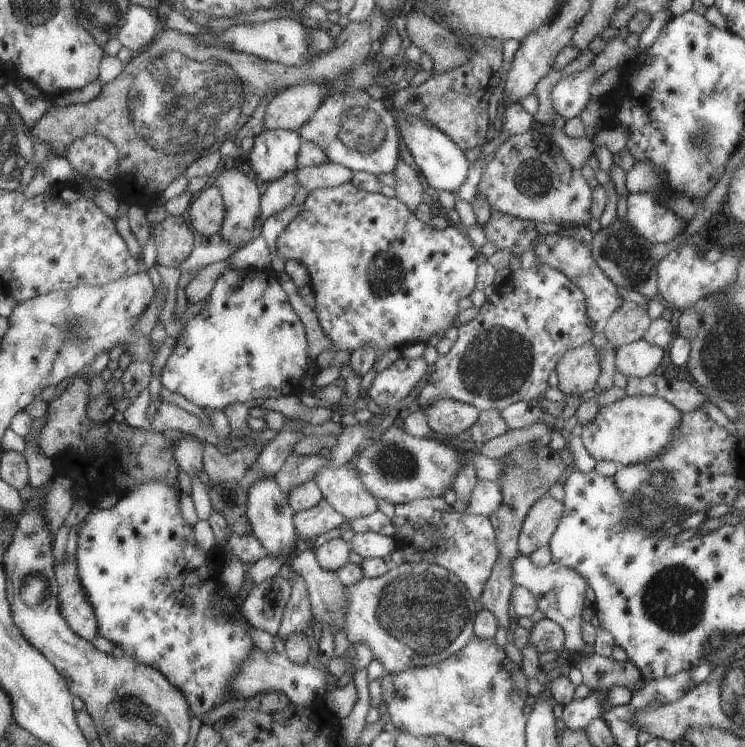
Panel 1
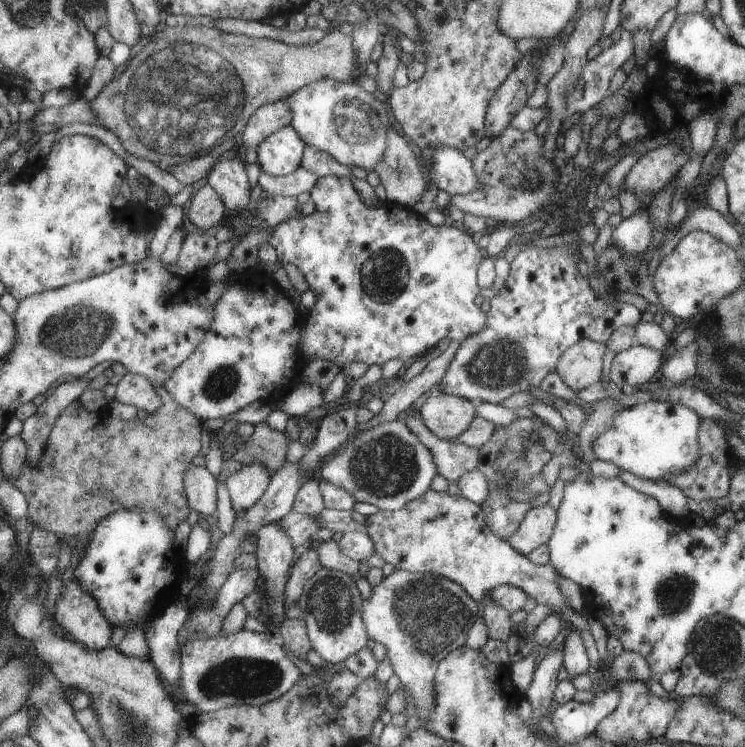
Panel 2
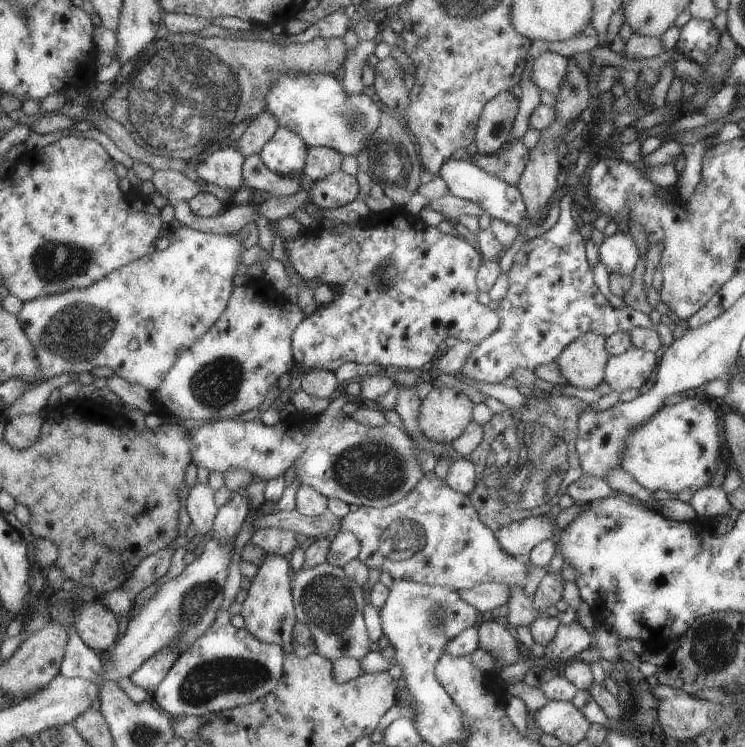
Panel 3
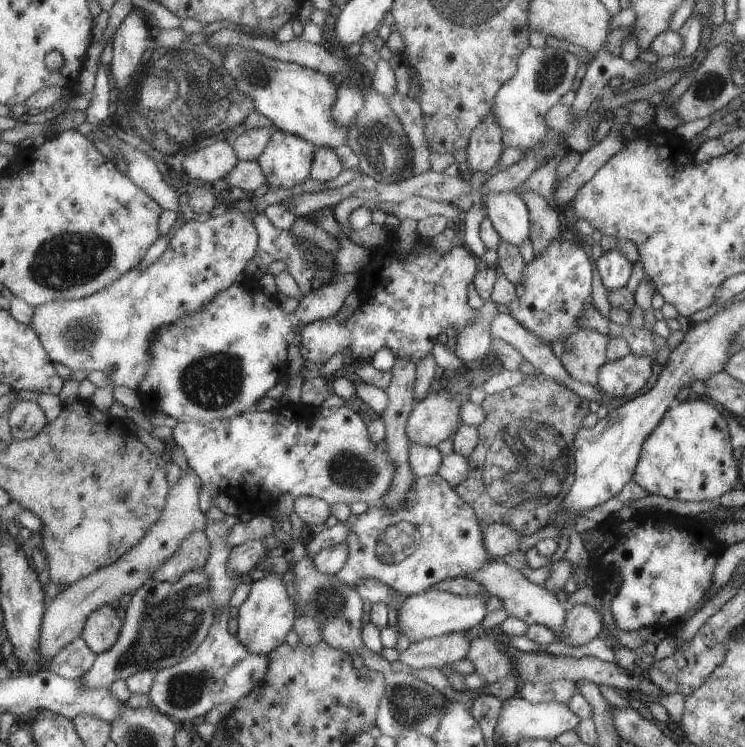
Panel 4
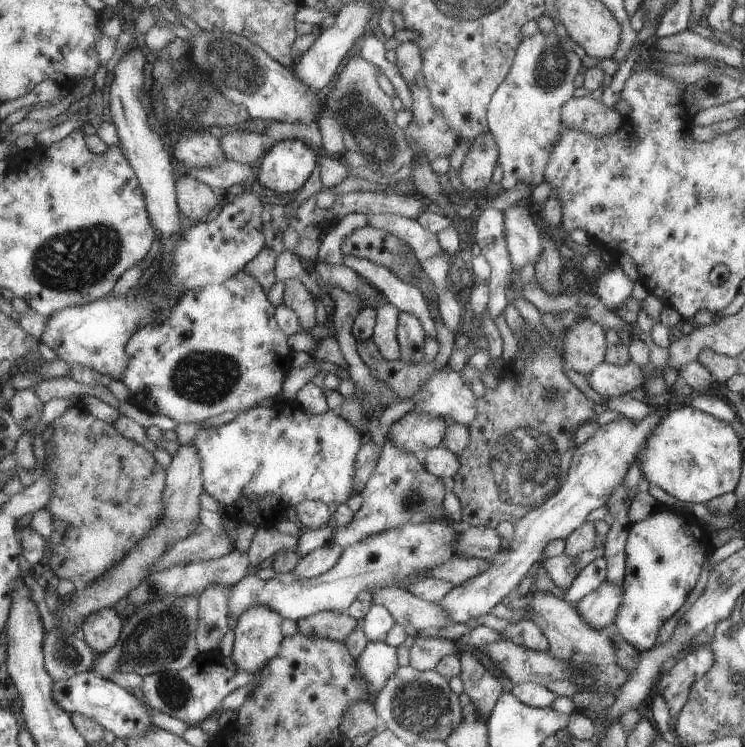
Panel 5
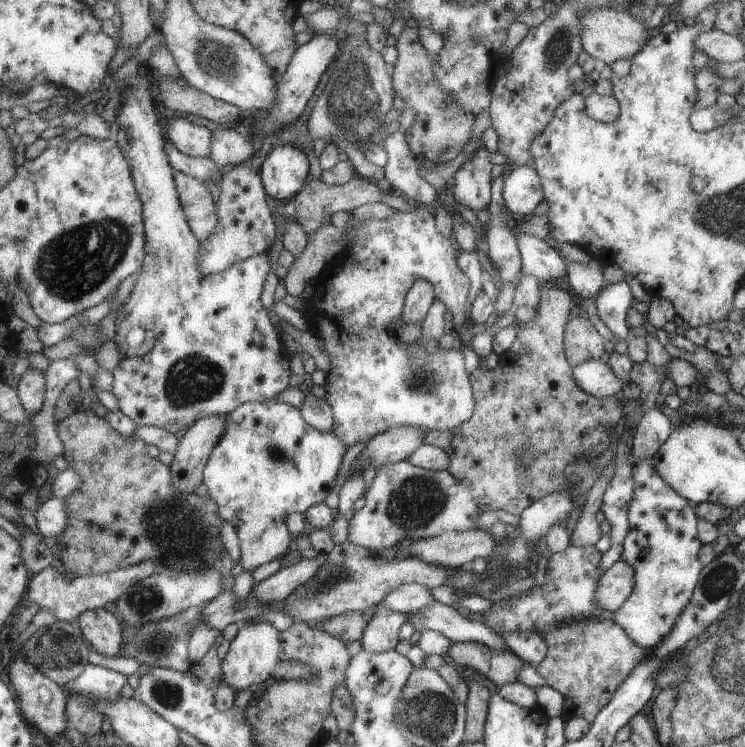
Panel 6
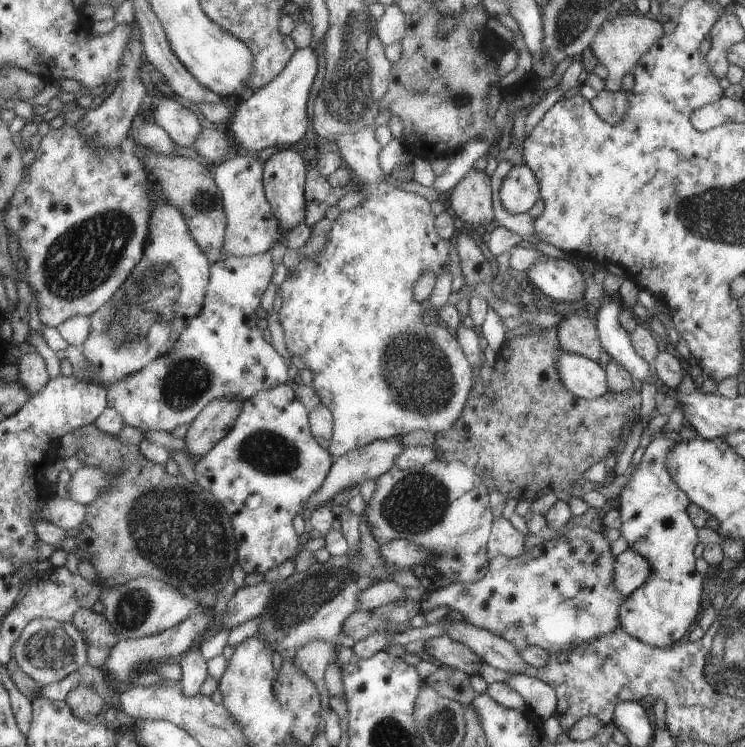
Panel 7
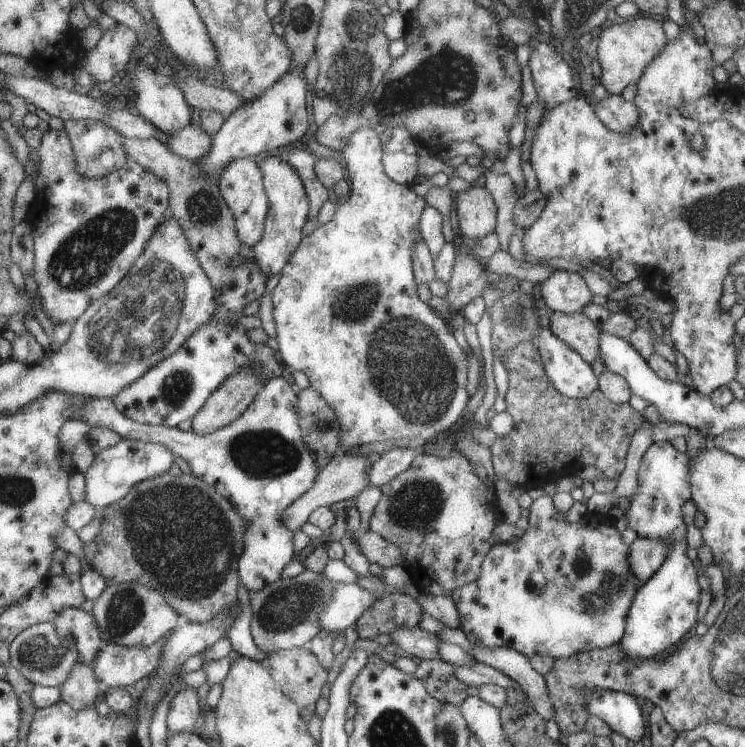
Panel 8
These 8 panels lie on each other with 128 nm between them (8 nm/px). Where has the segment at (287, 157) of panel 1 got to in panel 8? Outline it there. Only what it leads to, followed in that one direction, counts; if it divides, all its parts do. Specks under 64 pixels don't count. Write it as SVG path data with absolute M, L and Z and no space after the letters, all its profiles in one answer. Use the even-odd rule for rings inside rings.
M270 156L256 163L262 172L263 186L269 201L262 239L252 247L253 261L264 277L279 274L304 240L304 227L309 219L309 196L298 170L280 157Z

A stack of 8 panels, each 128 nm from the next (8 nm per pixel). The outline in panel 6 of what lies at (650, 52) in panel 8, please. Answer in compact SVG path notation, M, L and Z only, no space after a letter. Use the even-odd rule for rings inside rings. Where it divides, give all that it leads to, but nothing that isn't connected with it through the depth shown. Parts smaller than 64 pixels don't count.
M614 7L592 8L580 14L582 23L581 39L585 43L587 56L592 56L600 64L614 64L620 58L631 58L640 53L643 44L648 42L652 34L657 34L659 28L648 30L648 26L630 16L627 11L621 11Z

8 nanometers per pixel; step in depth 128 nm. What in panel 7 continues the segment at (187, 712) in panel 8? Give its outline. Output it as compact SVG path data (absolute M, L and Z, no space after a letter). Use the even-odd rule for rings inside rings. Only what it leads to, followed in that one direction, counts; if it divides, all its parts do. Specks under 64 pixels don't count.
M190 648L180 663L182 670L180 686L182 694L192 698L200 692L200 685L206 680L207 676L207 659L200 652L200 648Z

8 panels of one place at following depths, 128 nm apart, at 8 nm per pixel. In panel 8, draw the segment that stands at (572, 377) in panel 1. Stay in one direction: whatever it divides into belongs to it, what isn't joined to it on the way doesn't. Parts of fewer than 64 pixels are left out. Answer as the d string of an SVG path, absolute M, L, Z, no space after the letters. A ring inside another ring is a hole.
M554 311L550 330L557 338L568 343L574 351L577 351L586 363L592 365L598 358L598 340L601 340L600 330L582 312L562 313Z

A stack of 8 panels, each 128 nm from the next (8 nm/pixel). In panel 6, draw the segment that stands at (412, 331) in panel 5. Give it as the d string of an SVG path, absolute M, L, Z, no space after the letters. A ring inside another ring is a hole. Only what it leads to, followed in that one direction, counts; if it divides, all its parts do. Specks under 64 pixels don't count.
M417 279L409 292L406 293L402 322L423 326L426 315L435 300L432 282L427 279Z

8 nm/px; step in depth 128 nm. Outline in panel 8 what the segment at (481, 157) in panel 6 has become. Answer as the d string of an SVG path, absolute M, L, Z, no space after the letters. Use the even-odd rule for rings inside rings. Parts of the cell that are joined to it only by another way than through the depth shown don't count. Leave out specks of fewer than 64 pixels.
M475 183L471 184L471 188L466 192L460 192L456 204L458 205L457 215L460 225L460 234L462 243L468 244L486 238L493 234L496 228L496 204L494 198L490 196L492 192L488 192L486 188L480 188Z

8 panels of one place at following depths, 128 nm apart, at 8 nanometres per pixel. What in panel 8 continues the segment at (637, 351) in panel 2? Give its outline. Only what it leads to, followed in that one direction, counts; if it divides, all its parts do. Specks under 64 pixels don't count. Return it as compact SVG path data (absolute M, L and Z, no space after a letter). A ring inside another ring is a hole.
M542 328L534 343L540 348L548 378L562 395L580 399L598 389L600 378L596 378L592 366L550 328Z

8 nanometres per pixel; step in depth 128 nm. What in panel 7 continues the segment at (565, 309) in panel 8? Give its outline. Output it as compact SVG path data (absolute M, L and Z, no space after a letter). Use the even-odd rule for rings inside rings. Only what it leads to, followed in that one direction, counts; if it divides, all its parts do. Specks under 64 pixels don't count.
M544 256L544 259L534 262L527 270L528 277L537 287L537 293L543 294L552 302L580 302L584 299L586 290L586 280L583 272L571 262L564 259L554 259Z

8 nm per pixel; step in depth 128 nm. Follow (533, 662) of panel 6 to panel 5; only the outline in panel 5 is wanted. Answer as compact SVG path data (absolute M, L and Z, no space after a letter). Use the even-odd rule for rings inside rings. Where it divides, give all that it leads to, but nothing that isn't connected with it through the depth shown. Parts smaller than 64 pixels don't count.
M531 619L508 626L502 630L501 636L504 641L512 642L517 646L528 648L532 651L546 653L549 650L549 643L542 630Z

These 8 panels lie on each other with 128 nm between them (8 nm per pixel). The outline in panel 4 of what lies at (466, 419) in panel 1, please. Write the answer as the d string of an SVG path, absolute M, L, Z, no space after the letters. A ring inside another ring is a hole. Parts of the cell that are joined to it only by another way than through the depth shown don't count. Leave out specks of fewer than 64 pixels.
M471 386L461 394L448 394L442 389L418 401L405 426L409 443L437 447L440 442L453 437L458 425L462 424L459 418L460 406L469 400L472 389Z

